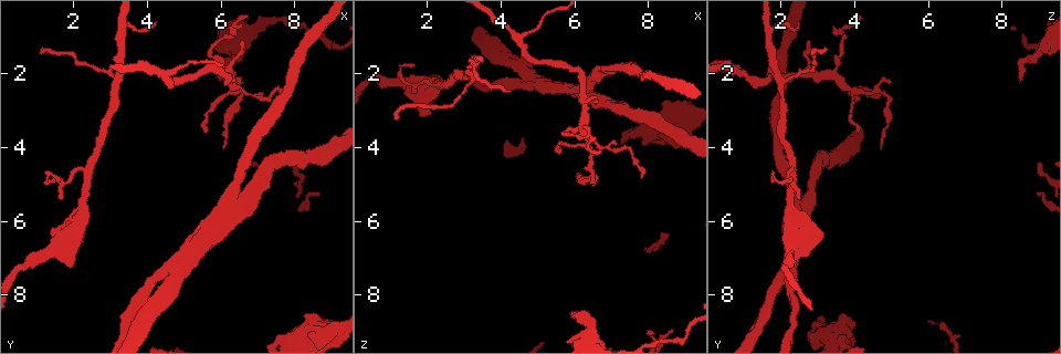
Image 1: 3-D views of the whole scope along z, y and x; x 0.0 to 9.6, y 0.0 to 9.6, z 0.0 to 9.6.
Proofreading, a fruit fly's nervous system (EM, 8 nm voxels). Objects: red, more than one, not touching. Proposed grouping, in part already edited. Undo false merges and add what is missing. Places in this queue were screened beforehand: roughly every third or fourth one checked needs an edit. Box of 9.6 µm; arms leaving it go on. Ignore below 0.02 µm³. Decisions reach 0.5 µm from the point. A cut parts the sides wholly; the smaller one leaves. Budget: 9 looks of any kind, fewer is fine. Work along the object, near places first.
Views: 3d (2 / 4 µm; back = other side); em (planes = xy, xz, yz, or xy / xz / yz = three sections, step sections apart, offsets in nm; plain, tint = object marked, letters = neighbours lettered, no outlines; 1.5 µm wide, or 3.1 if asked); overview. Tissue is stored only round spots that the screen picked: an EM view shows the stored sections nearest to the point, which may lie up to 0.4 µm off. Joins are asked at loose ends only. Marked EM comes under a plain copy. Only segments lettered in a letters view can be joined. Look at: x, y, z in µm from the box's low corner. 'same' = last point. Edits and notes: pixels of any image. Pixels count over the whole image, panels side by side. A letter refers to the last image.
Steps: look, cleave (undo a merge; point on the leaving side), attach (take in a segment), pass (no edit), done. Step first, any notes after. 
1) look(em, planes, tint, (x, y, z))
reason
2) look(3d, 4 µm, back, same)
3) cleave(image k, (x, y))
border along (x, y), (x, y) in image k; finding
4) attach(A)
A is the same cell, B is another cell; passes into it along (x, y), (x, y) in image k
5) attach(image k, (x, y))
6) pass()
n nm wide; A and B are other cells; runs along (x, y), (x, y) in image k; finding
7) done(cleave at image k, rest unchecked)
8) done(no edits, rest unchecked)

look(3d, 4 µm, back, (4.85, 7.25, 2.10))
side arm on a straight run

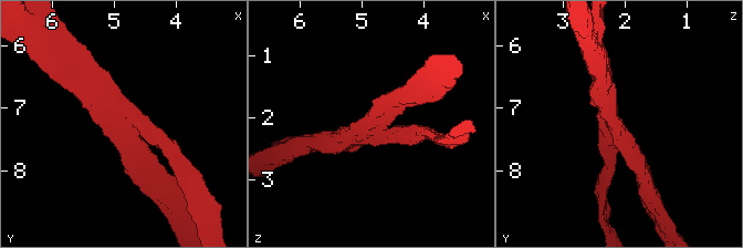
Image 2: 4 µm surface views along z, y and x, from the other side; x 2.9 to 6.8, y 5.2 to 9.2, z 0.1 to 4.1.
look(em, planes, tint, (4.85, 7.30, 2.10))

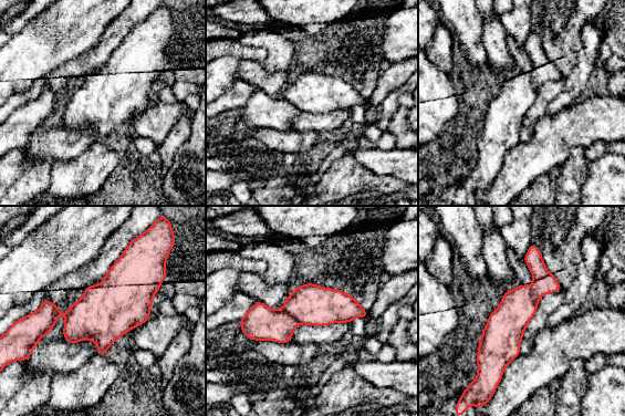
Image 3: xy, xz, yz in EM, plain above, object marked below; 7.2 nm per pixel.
look(em, planes, letters, same)

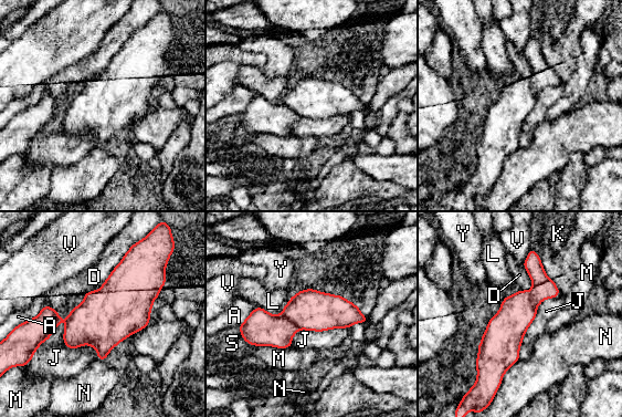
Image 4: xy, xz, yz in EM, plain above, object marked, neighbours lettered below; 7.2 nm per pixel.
cleave(image 4, (261, 327))
A, D, J, K, L, M, N, S, V and Y are other cells; border along (280, 314), (292, 321), (299, 329) in image 4; a second neuron is stuck on

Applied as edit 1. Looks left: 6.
look(em, planes, letters, (1.05, 6.95, 2.25))

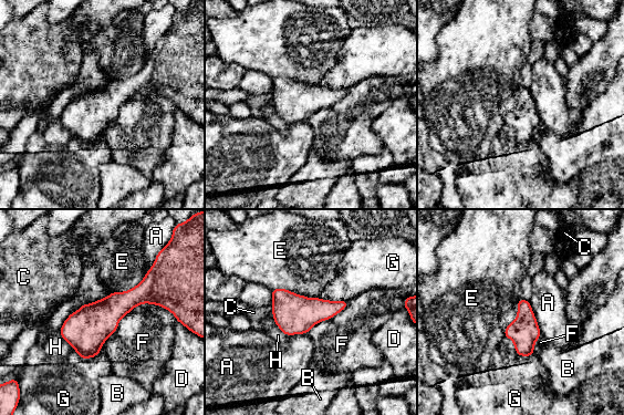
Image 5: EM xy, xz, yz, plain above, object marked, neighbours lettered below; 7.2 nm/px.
pass()
A, B, C, D, E, F, G and H are other cells; runs along (177, 312), (134, 297), (63, 333) in image 5; one neuron here

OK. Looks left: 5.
look(em, planes, letters, (6.10, 2.10, 1.90))
abrupt turn

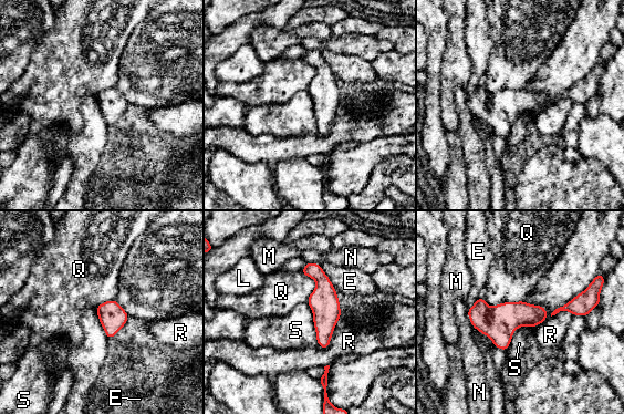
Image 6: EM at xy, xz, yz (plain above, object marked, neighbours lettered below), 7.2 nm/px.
pass()
E, L, M, N, Q, R and S are other cells; runs along (309, 265), (323, 282), (322, 339) in image 6; continuous, no second neuron

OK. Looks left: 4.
look(em, planes, tint, (5.60, 3.50, 4.00))
thin end

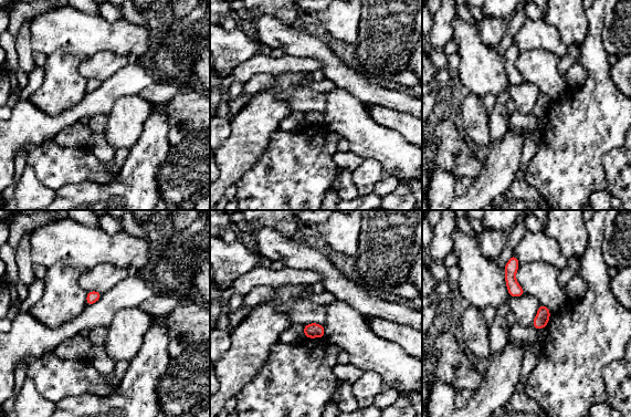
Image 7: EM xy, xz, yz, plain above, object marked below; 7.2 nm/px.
look(em, planes, letters, same)
see the neighbours

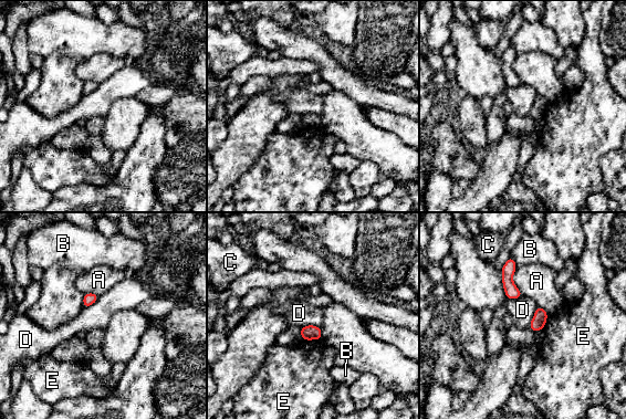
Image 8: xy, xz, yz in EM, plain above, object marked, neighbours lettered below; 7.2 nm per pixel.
pass()
70 nm wide; A, B, C, D and E are other cells; none of them fits

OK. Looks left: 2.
done(cleave at image 4, rest unchecked)

